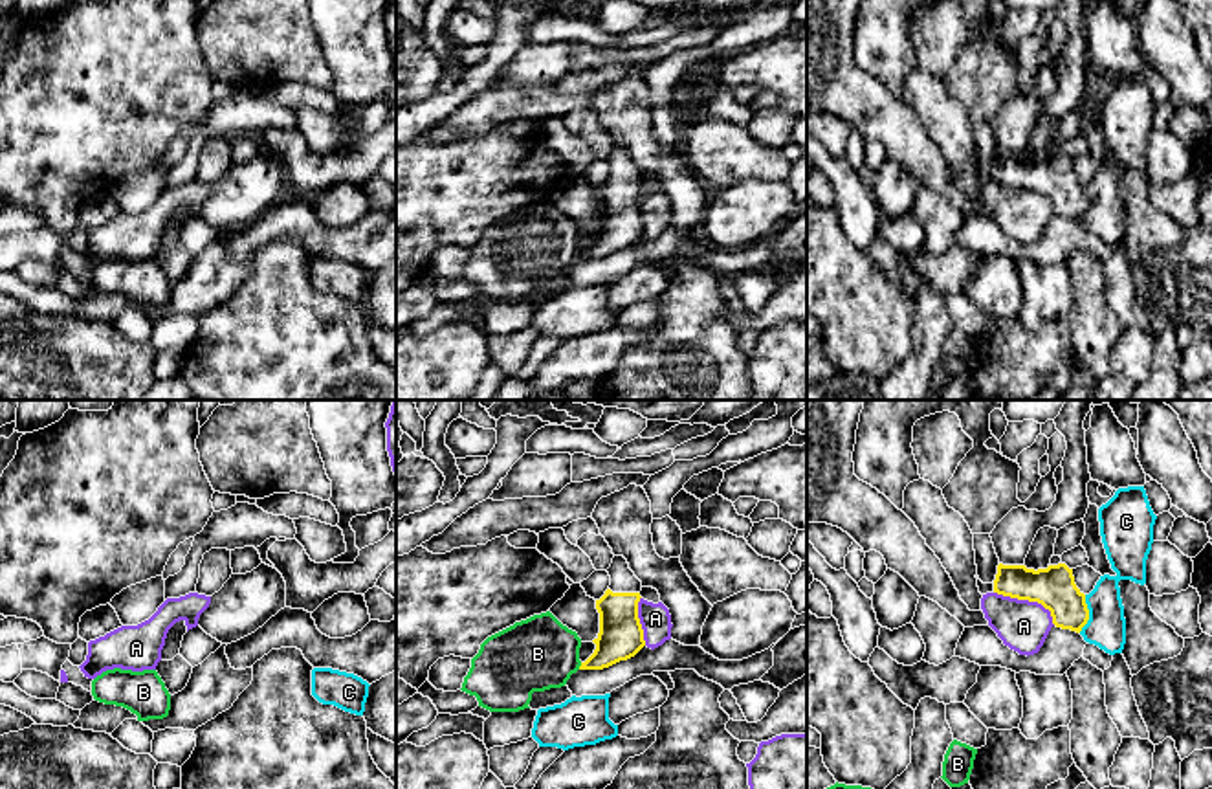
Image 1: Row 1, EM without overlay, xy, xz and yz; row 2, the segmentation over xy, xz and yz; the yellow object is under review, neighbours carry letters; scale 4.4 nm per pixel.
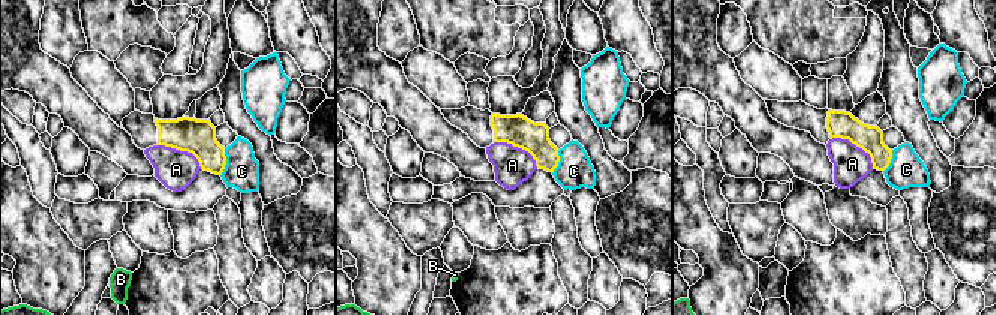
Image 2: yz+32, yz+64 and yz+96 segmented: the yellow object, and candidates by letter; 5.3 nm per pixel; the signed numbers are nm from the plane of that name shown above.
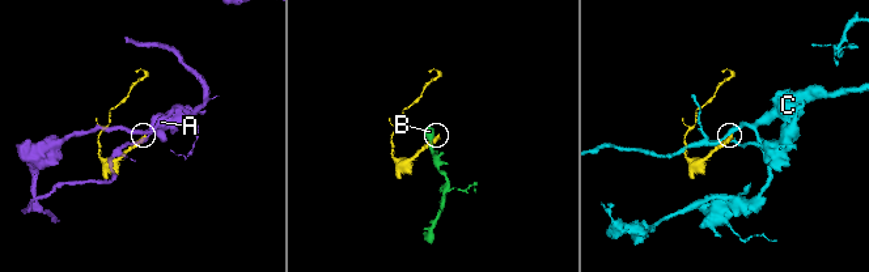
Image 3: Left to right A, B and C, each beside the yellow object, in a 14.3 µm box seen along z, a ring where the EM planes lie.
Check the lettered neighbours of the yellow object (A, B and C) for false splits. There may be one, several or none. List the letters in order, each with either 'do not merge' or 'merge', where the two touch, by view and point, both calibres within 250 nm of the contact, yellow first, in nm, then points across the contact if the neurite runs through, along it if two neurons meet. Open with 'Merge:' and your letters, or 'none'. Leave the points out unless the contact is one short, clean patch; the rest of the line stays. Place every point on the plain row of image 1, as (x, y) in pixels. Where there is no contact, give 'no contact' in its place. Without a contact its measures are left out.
Merge: none
A: do not merge; contact yz (1029, 189); calibres 180 and 220 nm
B: do not merge; contact xz (580, 255); calibres 200 and 320 nm; border xz (582, 252), (578, 257)
C: do not merge; contact yz (1088, 202); calibres 180 and 180 nm

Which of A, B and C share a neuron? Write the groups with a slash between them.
A / B / C

